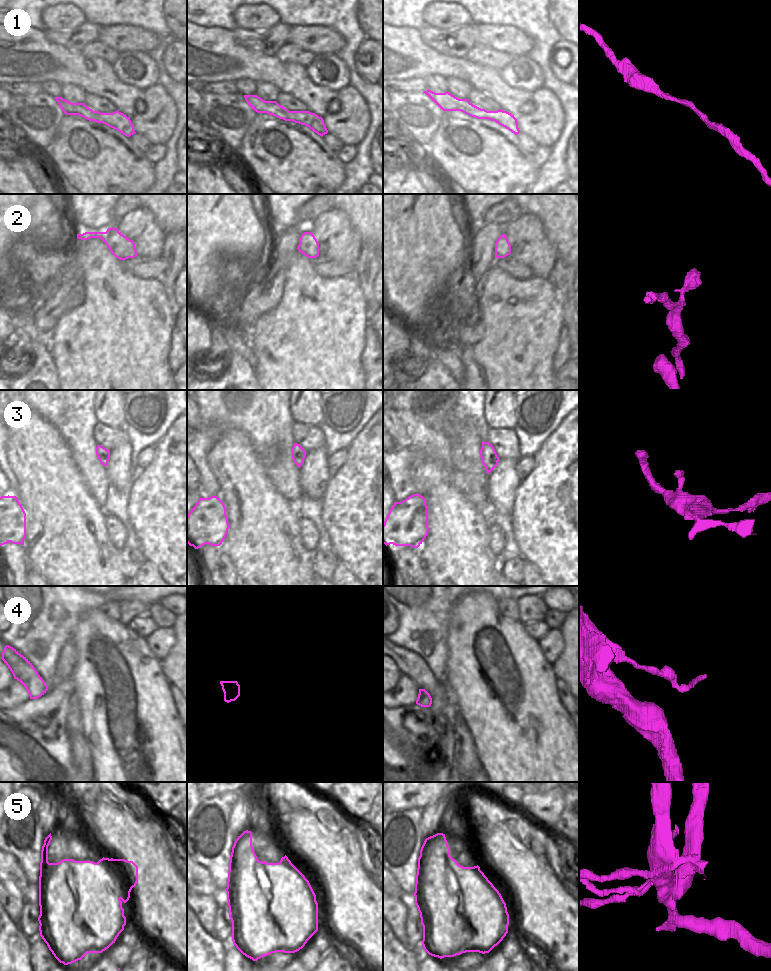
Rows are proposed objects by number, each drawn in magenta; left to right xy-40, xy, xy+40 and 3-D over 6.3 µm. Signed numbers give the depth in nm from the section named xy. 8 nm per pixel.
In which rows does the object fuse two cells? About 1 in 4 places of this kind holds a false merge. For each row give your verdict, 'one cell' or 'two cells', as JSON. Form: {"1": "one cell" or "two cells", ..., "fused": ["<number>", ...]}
{"1": "one cell", "2": "one cell", "3": "one cell", "4": "one cell", "5": "two cells", "fused": ["5"]}

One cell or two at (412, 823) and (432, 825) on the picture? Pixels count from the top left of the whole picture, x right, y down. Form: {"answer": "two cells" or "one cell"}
{"answer": "two cells"}

